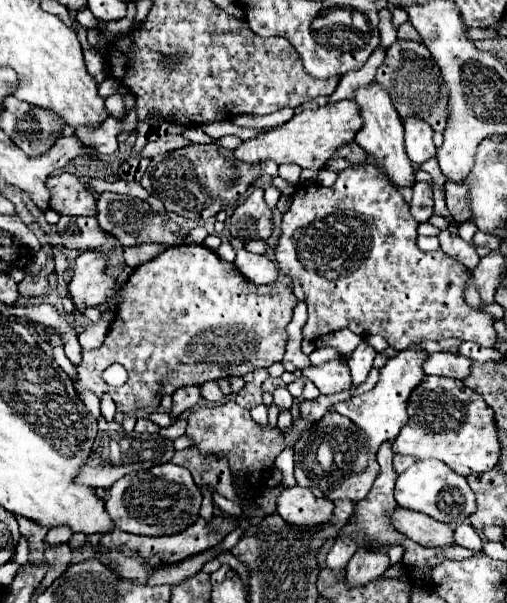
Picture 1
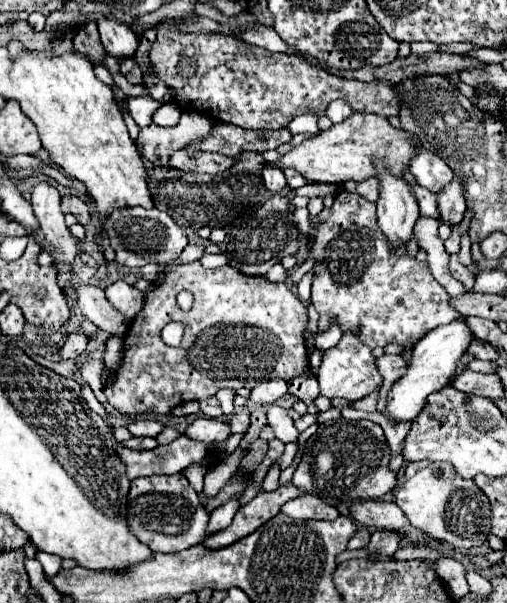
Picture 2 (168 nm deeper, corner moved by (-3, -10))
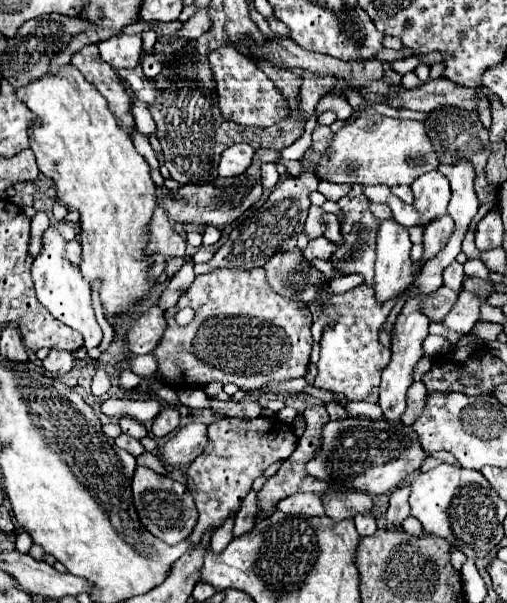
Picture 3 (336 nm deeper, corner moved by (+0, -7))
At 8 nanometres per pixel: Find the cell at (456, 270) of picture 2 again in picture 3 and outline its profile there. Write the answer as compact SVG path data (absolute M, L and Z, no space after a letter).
M454 261L450 263L446 269L444 269L444 285L454 289L454 291L460 291L462 287L462 281L464 281L464 271L462 271L462 263Z

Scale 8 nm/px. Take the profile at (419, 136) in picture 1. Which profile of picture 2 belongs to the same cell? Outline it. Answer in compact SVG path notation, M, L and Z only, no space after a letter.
M423 148L411 160L411 174L415 176L419 186L431 190L433 194L439 194L439 190L443 190L443 186L453 180L451 168L437 154Z

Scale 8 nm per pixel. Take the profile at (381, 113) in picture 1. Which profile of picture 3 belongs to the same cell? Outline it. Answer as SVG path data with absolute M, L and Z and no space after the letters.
M396 219L380 221L378 229L378 257L376 257L376 301L388 301L390 297L406 291L414 277L410 273L410 235L408 227L396 223Z

